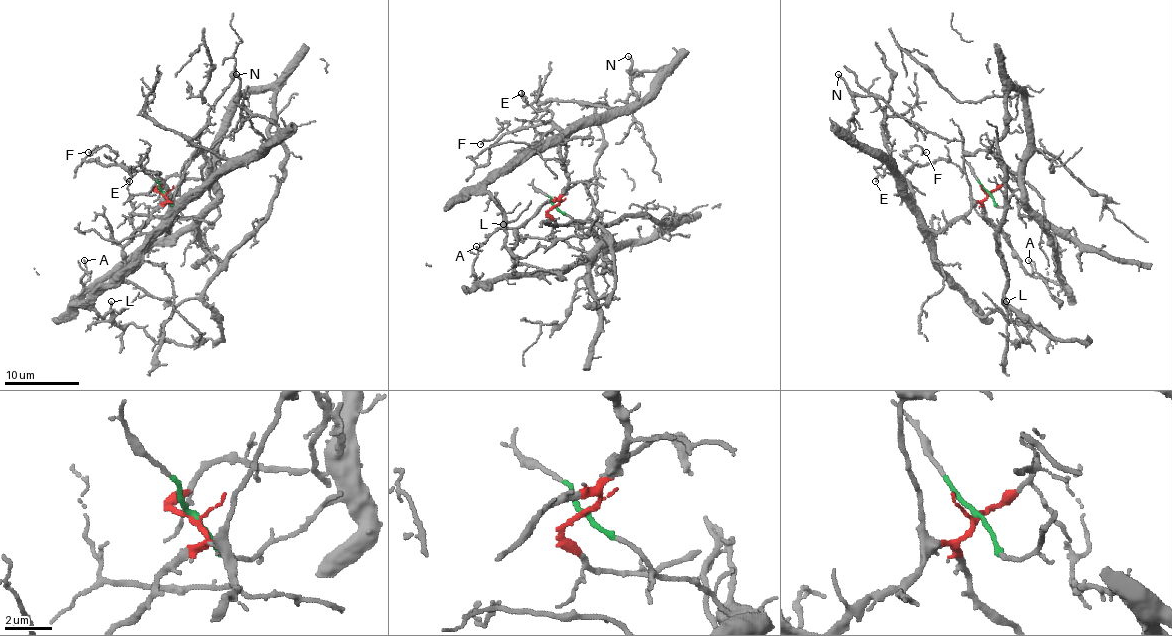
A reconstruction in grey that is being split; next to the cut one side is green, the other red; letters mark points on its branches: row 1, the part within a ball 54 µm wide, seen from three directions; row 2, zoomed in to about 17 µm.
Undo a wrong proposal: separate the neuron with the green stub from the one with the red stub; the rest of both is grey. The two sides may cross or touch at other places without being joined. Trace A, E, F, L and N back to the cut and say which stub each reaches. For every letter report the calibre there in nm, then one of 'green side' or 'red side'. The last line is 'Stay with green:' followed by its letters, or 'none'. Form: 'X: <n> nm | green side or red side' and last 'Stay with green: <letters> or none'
A: 100 nm | green side
E: 120 nm | red side
F: 130 nm | red side
L: 150 nm | red side
N: 170 nm | red side
Stay with green: A

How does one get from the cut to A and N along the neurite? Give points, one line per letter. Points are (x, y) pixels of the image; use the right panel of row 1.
A: (989, 193), (998, 206), (1017, 189), (1022, 194), (1022, 202), (1050, 234), (1063, 286), (1035, 273), (1028, 260)
N: (989, 193), (933, 232), (916, 215), (903, 181), (850, 133), (848, 122), (856, 107), (852, 92), (837, 75)

